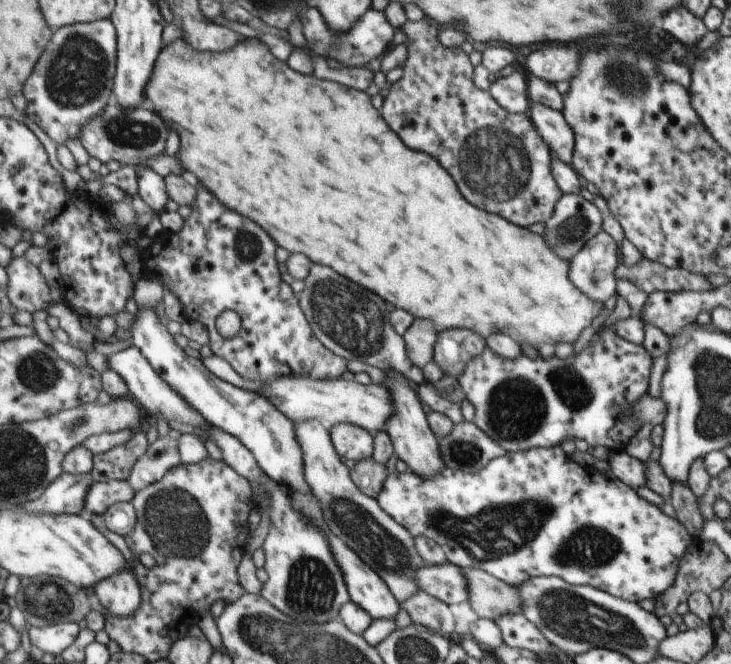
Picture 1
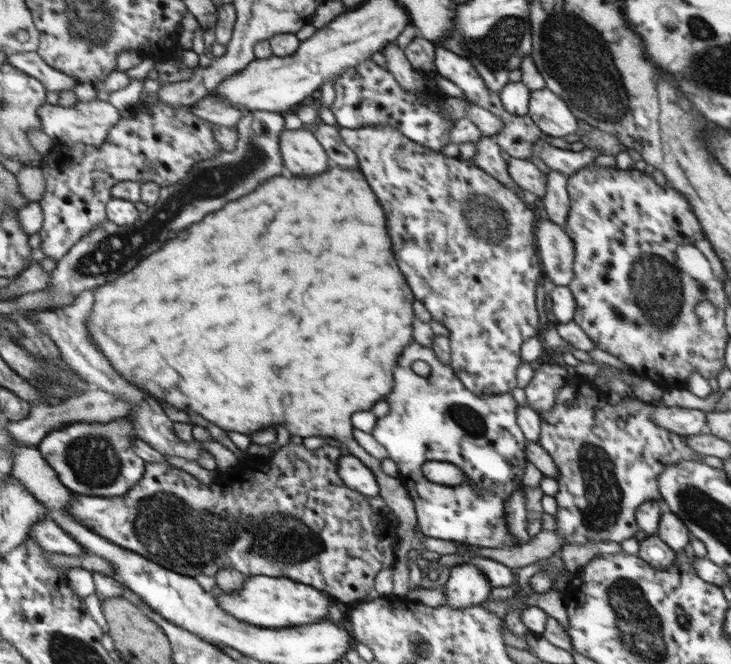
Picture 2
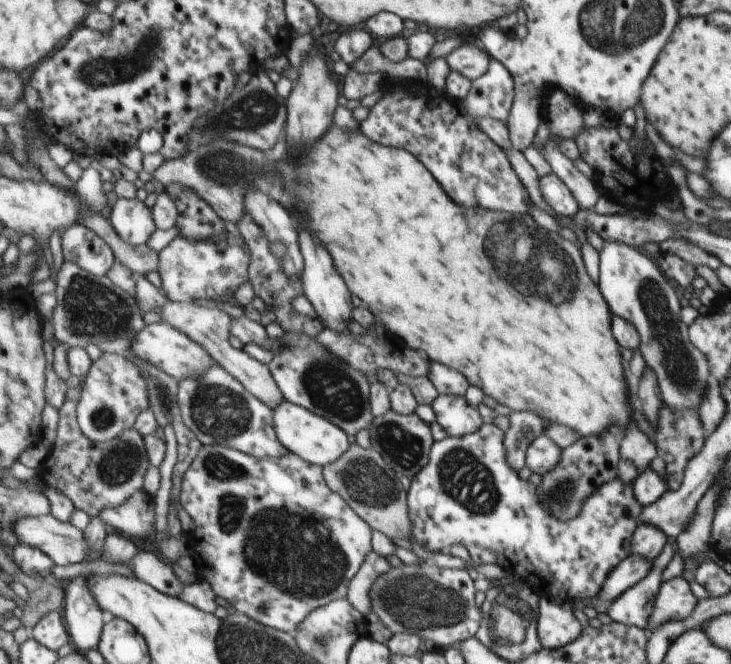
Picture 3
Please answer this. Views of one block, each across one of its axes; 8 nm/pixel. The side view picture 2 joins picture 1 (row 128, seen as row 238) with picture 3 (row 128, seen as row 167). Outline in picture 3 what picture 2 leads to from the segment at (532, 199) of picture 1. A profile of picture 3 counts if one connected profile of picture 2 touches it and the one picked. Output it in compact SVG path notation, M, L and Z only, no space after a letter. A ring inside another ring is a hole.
M490 59L488 72L484 76L472 80L470 92L464 100L438 93L438 90L435 90L436 95L432 95L429 94L431 90L426 90L426 88L410 90L411 93L406 94L406 90L402 90L402 88L394 90L394 86L387 83L382 98L370 108L368 117L359 122L358 129L374 142L407 150L410 151L410 154L414 154L429 168L432 176L454 202L458 202L462 206L500 211L521 217L522 212L528 210L528 194L526 194L524 186L520 184L516 172L512 170L506 154L478 126L478 118L492 118L492 120L506 122L511 111L515 89L516 81L513 75L510 74L505 63L496 59Z

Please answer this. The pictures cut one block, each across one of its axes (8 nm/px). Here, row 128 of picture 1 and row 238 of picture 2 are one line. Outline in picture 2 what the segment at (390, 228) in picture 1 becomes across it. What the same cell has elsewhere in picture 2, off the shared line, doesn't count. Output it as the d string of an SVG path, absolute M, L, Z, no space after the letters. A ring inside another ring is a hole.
M338 165L331 166L328 174L322 174L322 178L284 178L276 176L260 184L258 190L252 194L238 198L234 202L228 202L218 212L212 212L202 222L192 226L190 230L184 230L176 240L170 240L166 248L146 258L146 262L139 264L134 270L118 278L114 282L105 284L96 289L97 301L94 312L89 320L96 344L114 362L114 366L136 386L142 390L150 390L154 396L162 398L171 405L174 404L180 410L196 410L199 416L210 423L222 428L222 430L234 430L242 434L252 434L254 430L268 426L268 424L280 424L286 426L292 434L309 437L330 437L341 441L348 447L350 455L362 458L366 466L374 466L378 470L378 478L382 478L380 496L390 507L391 512L397 516L399 525L398 544L394 548L396 552L396 564L393 571L393 596L403 599L412 587L408 574L408 553L418 542L415 528L419 524L417 512L412 498L404 488L401 477L394 478L387 475L381 468L381 461L374 458L367 448L361 447L352 434L352 414L358 411L370 411L373 404L382 401L388 396L396 381L396 374L392 372L398 364L398 356L402 350L414 342L414 322L418 322L418 310L414 310L414 302L418 302L417 294L400 266L398 260L392 254L392 240L386 232L386 216L376 200L370 184L366 182L364 173L360 168L356 170L342 170Z

